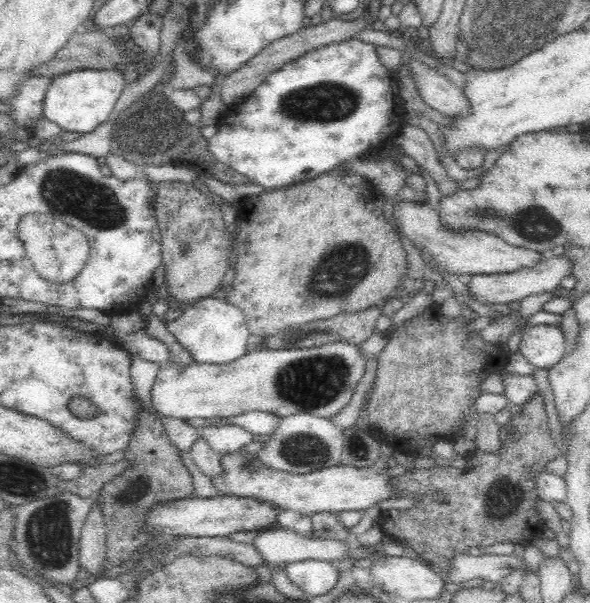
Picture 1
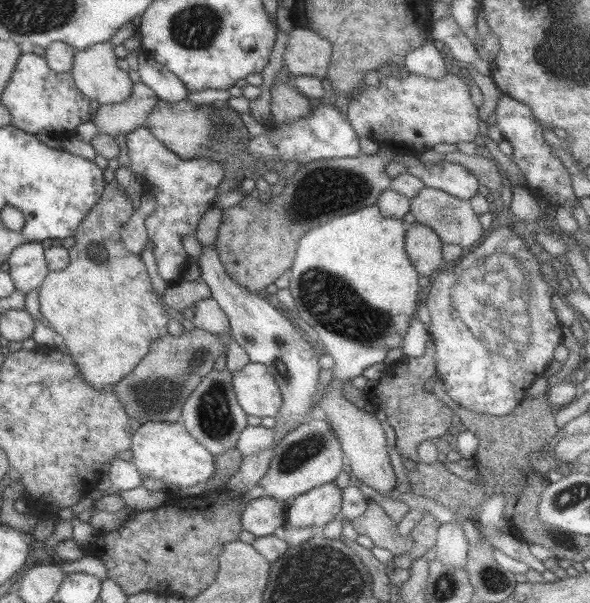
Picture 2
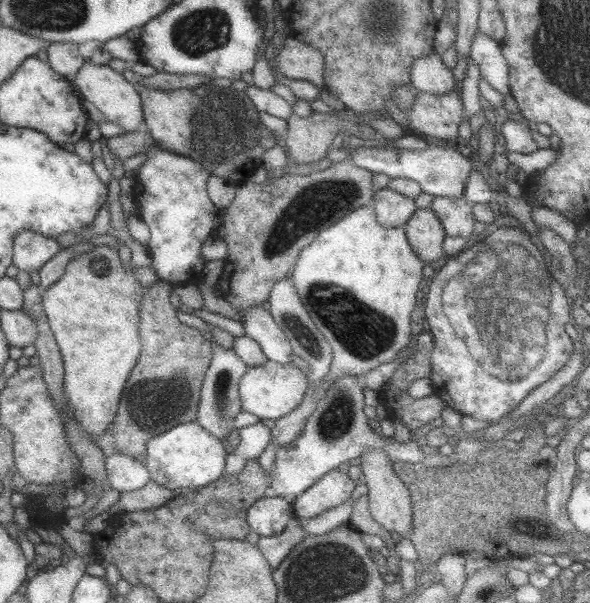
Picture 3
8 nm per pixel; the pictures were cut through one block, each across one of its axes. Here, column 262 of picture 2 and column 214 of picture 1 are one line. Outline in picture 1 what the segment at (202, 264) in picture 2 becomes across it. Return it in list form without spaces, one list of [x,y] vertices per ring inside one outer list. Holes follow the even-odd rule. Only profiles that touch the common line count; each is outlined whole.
[[[212,295],[186,307],[177,319],[167,321],[166,328],[198,364],[230,364],[251,348],[248,343],[251,333],[246,326],[244,313],[225,299]]]

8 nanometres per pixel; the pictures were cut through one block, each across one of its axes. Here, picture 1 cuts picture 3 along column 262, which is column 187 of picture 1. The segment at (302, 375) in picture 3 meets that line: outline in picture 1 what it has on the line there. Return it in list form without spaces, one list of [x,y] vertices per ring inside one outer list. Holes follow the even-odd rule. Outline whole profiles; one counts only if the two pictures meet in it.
[[[337,341],[308,349],[250,348],[244,356],[230,364],[162,362],[151,390],[153,409],[160,416],[180,419],[224,418],[248,411],[271,412],[280,418],[300,412],[330,419],[350,402],[354,388],[364,374],[366,359],[360,355],[358,347],[346,341]]]

